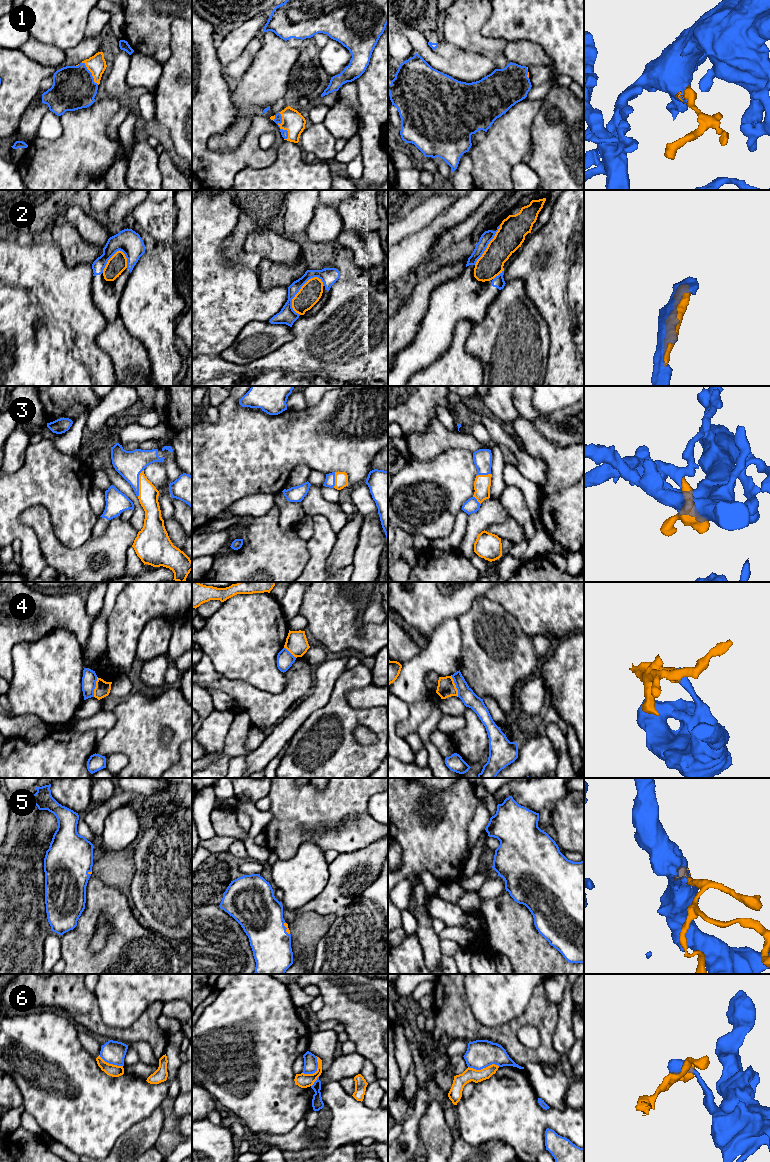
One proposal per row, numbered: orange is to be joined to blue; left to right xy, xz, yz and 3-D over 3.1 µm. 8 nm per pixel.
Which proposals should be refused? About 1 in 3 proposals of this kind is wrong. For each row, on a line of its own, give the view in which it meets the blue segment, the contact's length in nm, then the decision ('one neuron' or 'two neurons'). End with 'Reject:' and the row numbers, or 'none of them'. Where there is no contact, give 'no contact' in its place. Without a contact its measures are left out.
1: meets blue in xz; contact 240 nm long; one neuron
2: meets blue in xz; contact 340 nm long; one neuron
3: meets blue in xy; contact 220 nm long; one neuron
4: meets blue in yz; contact 190 nm long; two neurons
5: meets blue in xz; contact 110 nm long; one neuron
6: meets blue in yz; contact 260 nm long; two neurons
Reject: 4, 6

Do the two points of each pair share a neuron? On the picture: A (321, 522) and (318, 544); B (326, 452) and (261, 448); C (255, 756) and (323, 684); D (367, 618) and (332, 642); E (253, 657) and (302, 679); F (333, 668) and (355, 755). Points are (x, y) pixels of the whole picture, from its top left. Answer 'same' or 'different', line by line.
A: same
B: same
C: same
D: different
E: different
F: different

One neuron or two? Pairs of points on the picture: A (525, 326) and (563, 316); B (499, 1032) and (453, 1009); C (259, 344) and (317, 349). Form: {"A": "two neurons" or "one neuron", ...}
{"A": "two neurons", "B": "one neuron", "C": "two neurons"}

